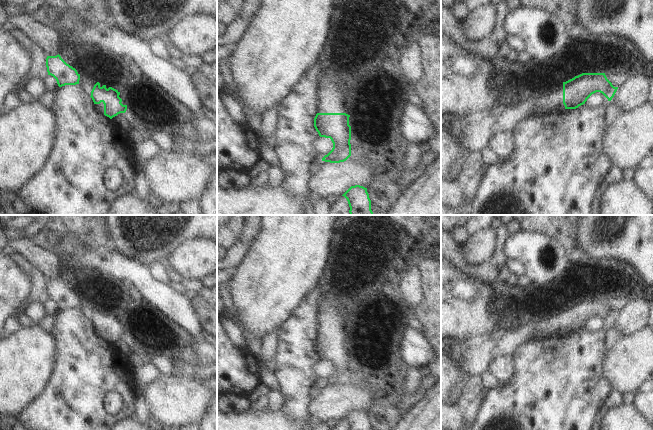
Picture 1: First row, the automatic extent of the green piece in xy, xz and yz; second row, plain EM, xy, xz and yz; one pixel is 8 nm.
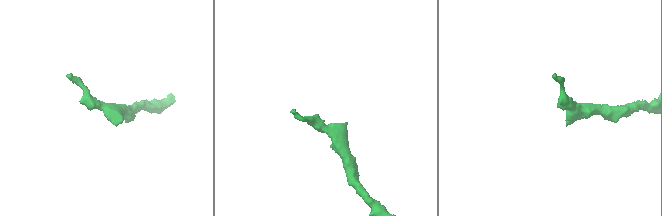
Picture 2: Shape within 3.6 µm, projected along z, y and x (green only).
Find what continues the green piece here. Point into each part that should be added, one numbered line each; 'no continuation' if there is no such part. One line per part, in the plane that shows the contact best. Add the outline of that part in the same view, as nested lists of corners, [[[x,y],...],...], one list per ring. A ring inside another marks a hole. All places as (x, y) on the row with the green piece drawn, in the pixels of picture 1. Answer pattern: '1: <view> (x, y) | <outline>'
1: xz (332, 96) | [[[329,66],[317,67],[318,82],[316,113],[351,114],[347,103],[348,91],[344,87],[343,77]]]

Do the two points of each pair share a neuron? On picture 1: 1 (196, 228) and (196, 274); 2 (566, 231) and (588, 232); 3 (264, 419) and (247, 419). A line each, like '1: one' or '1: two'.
1: two
2: two
3: one

